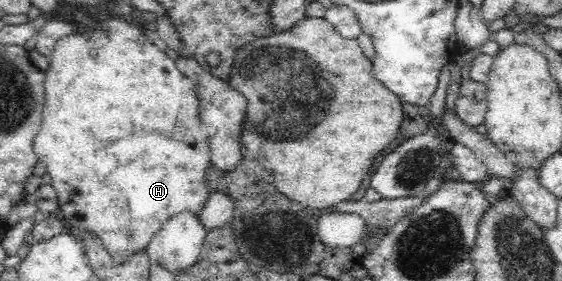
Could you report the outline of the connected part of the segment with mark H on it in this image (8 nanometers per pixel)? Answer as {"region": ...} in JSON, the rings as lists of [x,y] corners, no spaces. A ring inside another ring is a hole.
{"region":[[[110,19],[104,22],[104,28],[88,31],[86,36],[62,37],[55,44],[54,52],[49,59],[49,70],[45,74],[46,110],[42,128],[39,128],[33,142],[33,149],[39,160],[46,164],[46,172],[52,179],[57,198],[57,214],[66,223],[68,231],[78,233],[85,229],[98,237],[105,249],[111,255],[114,265],[124,265],[136,252],[146,250],[147,244],[154,238],[155,233],[162,228],[164,222],[174,218],[178,213],[188,210],[198,213],[204,208],[210,188],[206,180],[206,170],[211,166],[210,145],[205,133],[202,132],[202,123],[198,114],[197,93],[193,89],[193,82],[180,73],[175,60],[168,57],[164,51],[160,51],[153,43],[144,38],[136,27],[128,26],[120,19]]]}

